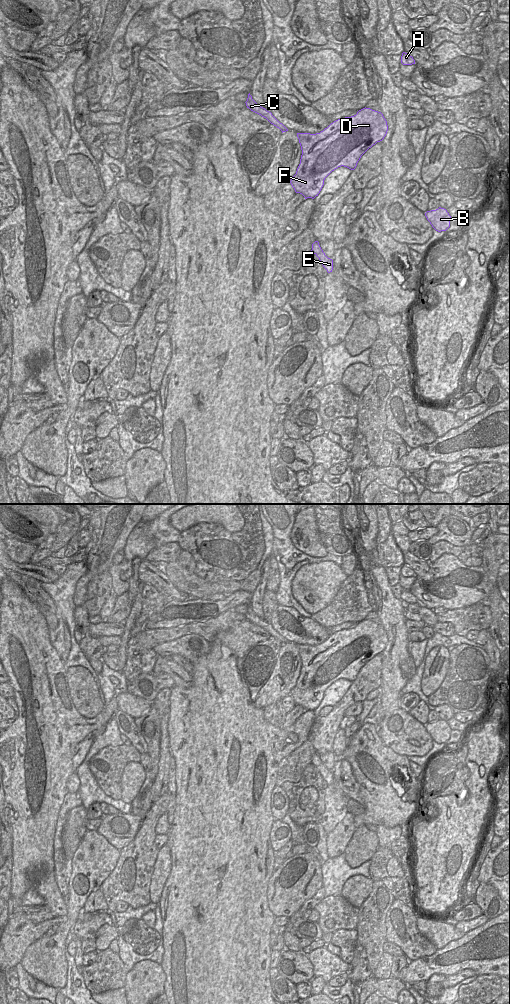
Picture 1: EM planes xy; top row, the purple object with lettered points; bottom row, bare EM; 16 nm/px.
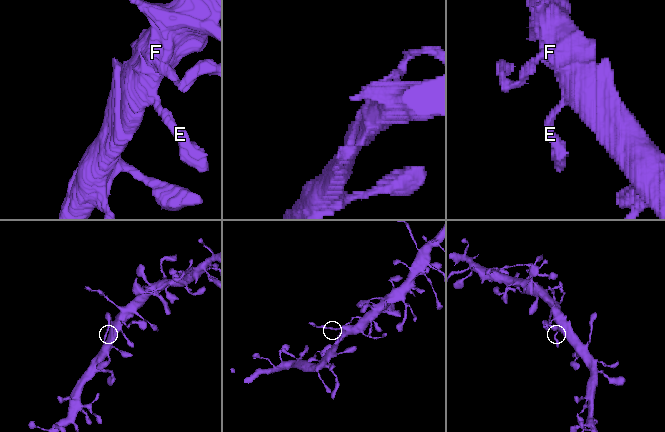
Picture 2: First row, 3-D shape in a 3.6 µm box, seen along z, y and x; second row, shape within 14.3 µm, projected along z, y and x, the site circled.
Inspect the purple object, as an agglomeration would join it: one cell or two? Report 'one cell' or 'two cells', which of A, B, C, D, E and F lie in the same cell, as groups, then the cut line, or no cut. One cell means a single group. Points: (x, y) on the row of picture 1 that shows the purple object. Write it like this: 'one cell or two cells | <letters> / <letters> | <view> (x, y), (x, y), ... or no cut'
two cells | A B D E F / C | xy (281, 123), (279, 128)

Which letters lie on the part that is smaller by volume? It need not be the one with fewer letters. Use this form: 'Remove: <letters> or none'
Remove: C

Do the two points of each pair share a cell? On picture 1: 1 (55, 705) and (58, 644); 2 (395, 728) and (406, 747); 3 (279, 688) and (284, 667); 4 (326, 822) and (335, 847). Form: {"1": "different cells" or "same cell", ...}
{"1": "different cells", "2": "same cell", "3": "same cell", "4": "different cells"}

